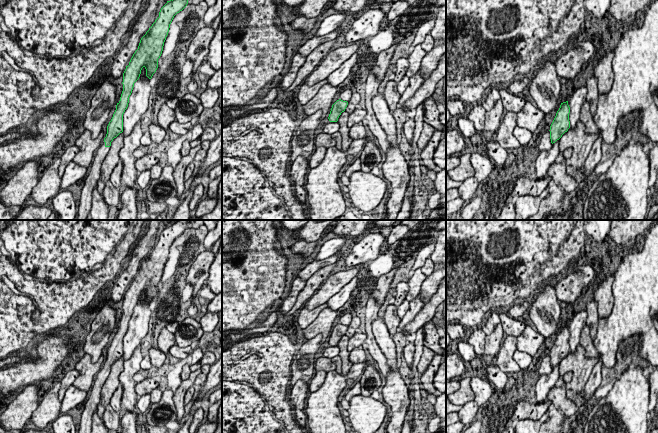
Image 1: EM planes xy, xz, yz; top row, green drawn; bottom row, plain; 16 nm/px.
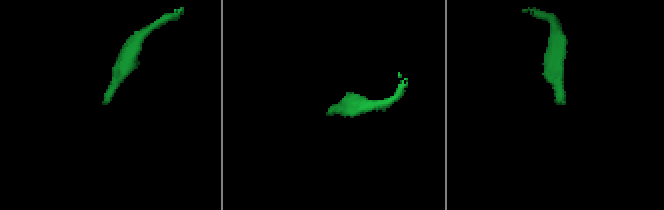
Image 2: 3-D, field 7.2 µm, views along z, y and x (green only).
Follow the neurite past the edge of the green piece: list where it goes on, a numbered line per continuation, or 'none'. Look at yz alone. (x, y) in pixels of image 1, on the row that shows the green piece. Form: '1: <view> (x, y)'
none

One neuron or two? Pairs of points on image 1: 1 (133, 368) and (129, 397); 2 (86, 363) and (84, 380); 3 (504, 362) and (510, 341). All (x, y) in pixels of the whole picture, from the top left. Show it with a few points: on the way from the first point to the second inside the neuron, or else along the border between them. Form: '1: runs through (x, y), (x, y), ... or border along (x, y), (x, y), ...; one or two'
1: runs through (129, 375), (129, 390); one
2: runs through (86, 367), (86, 376); one
3: runs through (505, 357), (509, 346); one

